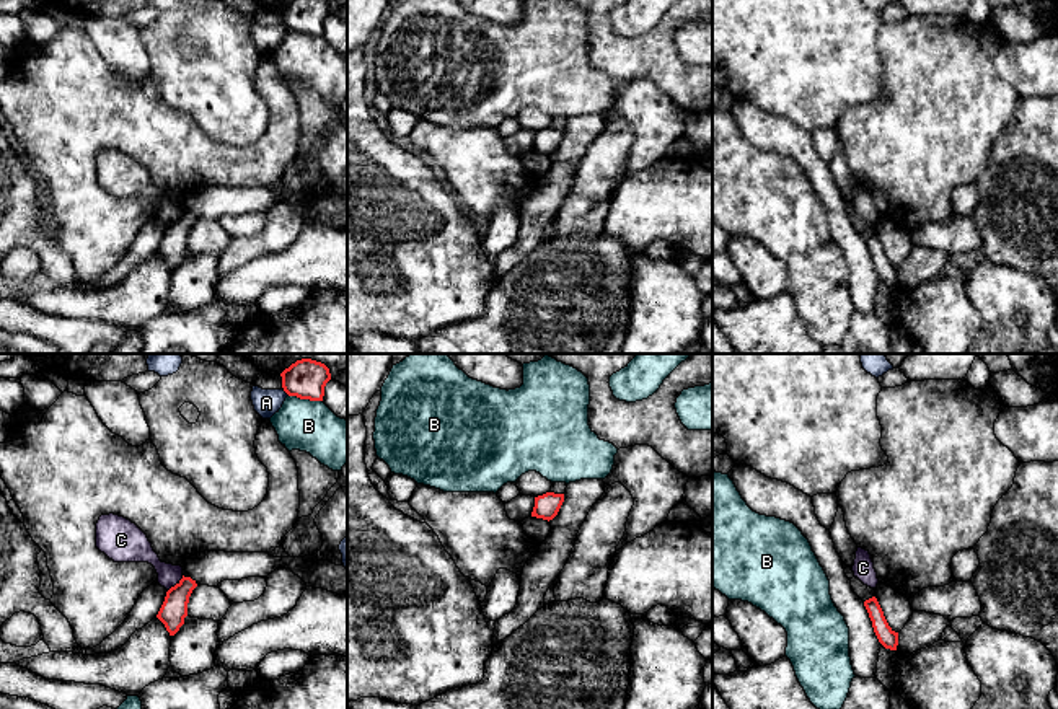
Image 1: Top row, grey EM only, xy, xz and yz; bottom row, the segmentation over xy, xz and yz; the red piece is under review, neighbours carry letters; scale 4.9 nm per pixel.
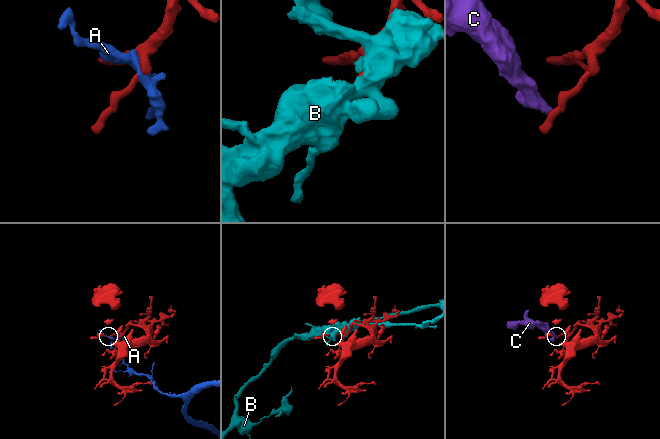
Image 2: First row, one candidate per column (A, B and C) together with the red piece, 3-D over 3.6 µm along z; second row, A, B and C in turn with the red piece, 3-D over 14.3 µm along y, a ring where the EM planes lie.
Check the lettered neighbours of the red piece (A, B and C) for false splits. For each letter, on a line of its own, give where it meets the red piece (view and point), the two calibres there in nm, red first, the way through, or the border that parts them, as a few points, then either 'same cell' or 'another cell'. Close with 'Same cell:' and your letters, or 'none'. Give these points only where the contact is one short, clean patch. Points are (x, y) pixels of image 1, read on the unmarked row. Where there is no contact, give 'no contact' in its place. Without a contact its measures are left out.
A: contact xy (286, 26); calibres 180 and 130 nm; another cell
B: contact xy (305, 33); calibres 180 and 260 nm; another cell
C: contact xy (176, 219); calibres 130 and 130 nm; border xy (183, 211), (168, 225); another cell
Same cell: none

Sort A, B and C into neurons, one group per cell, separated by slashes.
A / B / C

